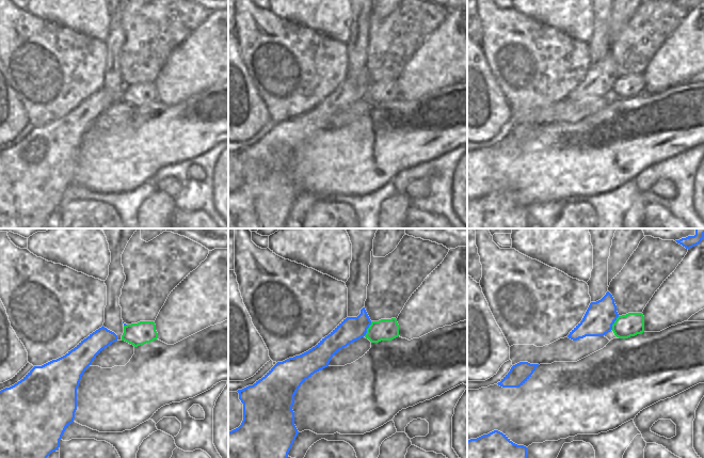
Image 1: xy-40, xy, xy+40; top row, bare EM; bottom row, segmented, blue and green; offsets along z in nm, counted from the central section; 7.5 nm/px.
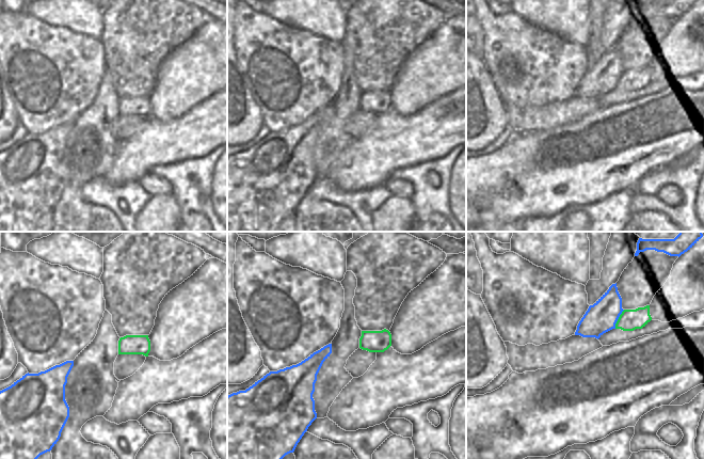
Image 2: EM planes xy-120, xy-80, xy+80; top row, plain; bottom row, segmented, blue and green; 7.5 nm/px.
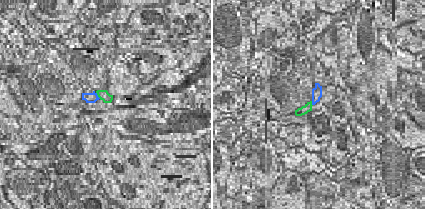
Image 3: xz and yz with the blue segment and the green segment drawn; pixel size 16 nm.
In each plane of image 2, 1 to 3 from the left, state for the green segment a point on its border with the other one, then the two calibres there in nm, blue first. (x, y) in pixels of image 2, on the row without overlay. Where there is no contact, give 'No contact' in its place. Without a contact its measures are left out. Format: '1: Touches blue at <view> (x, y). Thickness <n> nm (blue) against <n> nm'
1: No contact
2: No contact
3: Touches blue at xy+80 (618, 79). Thickness 240 nm (blue) against 160 nm

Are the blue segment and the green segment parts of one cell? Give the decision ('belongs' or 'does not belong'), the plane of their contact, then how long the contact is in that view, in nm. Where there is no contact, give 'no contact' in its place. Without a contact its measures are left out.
does not belong | xy | 130 nm

